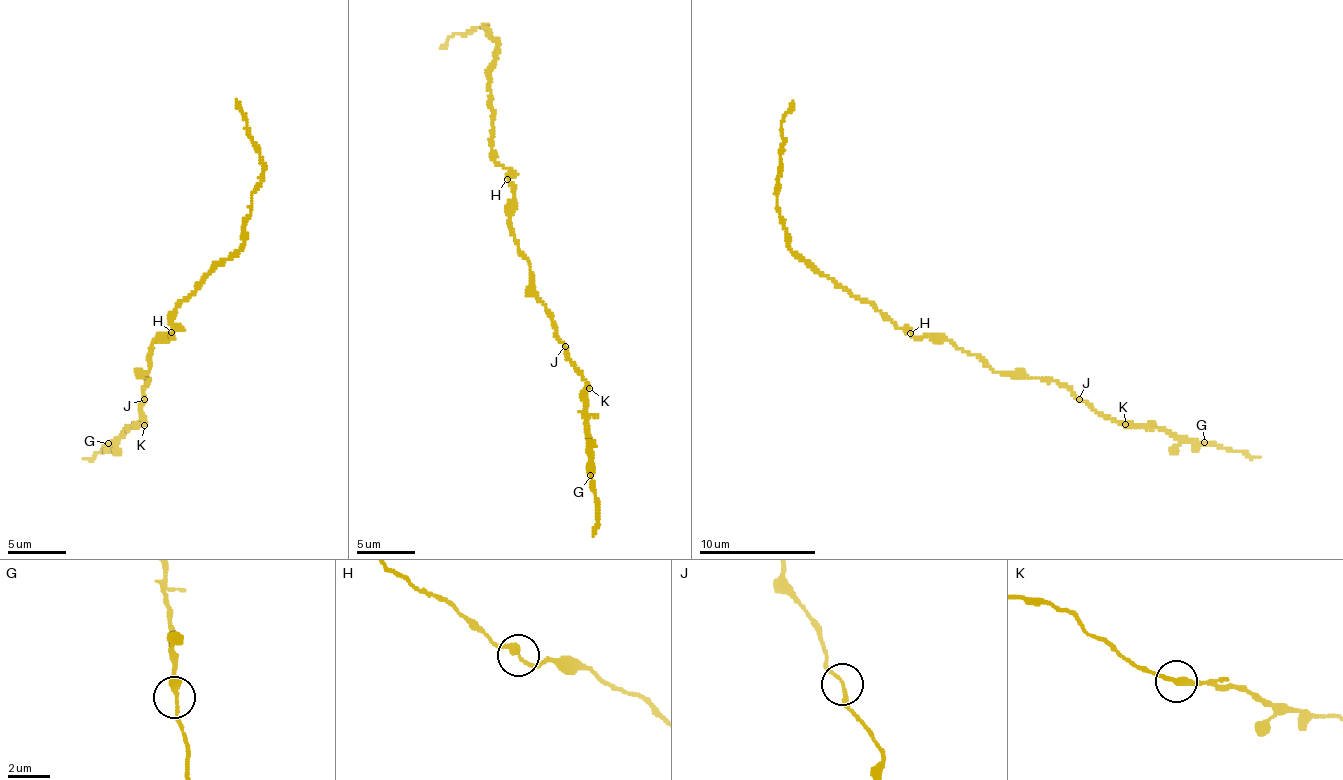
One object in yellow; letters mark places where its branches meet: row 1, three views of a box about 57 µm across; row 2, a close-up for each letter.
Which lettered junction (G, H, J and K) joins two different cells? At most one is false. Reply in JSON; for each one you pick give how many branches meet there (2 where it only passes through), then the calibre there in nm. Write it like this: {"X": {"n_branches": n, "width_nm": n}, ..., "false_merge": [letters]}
{"false_merge": []}

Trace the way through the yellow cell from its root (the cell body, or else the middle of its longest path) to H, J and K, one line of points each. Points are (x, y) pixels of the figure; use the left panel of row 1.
H: (161, 339), (174, 336), (171, 333)
J: (161, 339), (149, 348), (150, 366), (140, 375), (148, 381), (144, 399)
K: (161, 339), (149, 348), (150, 366), (140, 375), (148, 381), (139, 407), (144, 425)

